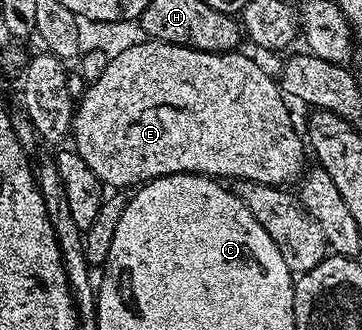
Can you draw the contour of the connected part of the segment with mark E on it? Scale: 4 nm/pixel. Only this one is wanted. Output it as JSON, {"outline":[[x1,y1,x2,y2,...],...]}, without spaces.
{"outline":[[140,40,134,46,121,50,112,55,104,69,103,74,94,82,88,83,85,93,78,97,75,102,75,109,72,116,71,142,72,149,76,150,79,156,83,156,87,168,99,176,99,180,109,188,136,188,153,178,162,178,168,174,204,174,218,180,259,181,263,184,284,187,287,182,300,179,306,169,305,154,307,158,307,146,297,135,293,127,293,118,289,115,290,103,283,93,278,79,273,78,253,58,248,58,242,52,224,50,221,54,196,50,186,46,176,46,170,42,155,42,152,40]]}

